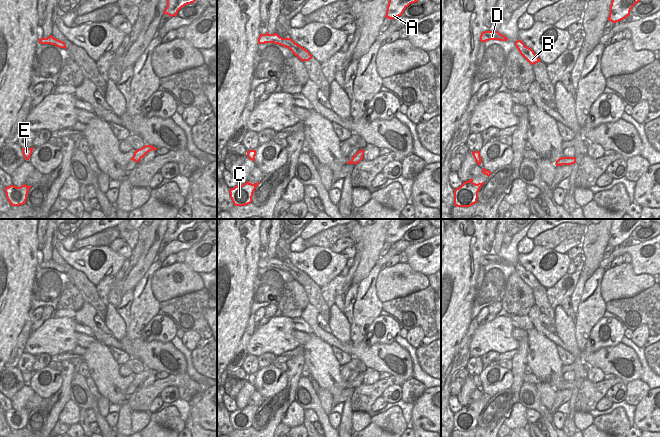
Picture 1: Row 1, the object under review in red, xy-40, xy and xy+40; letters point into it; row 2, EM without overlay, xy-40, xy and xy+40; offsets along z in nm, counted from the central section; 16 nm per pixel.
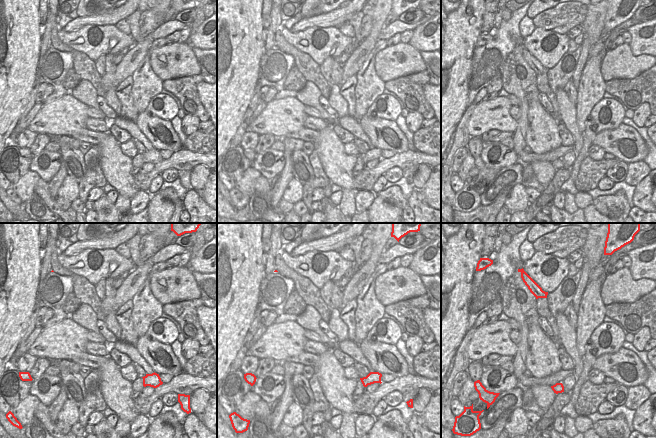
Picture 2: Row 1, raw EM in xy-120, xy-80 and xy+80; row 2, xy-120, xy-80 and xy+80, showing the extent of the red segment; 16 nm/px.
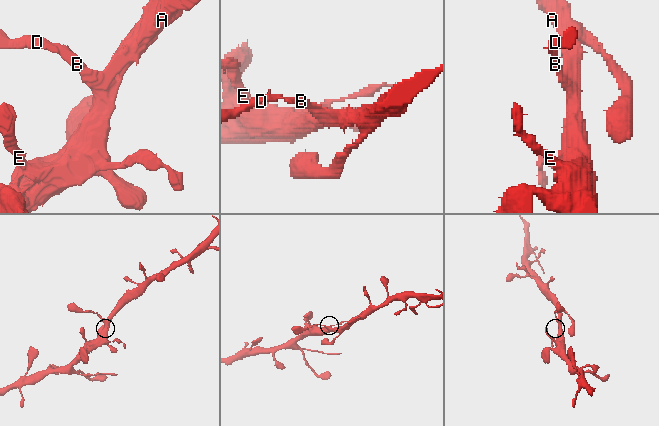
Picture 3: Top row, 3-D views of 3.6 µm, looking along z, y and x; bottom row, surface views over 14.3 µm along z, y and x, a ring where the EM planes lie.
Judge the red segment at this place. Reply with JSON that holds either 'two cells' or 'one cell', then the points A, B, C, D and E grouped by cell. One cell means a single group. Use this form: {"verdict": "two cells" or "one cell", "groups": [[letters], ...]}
{"verdict": "one cell", "groups": [["A", "B", "C", "D", "E"]]}

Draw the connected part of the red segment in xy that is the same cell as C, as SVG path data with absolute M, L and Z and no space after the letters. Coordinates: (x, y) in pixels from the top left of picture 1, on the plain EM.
M247 405L243 409L237 409L229 414L230 422L234 430L245 430L252 426L253 417L258 407L250 407Z

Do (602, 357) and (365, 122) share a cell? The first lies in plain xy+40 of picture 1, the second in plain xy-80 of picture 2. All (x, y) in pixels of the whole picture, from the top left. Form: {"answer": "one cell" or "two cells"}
{"answer": "one cell"}

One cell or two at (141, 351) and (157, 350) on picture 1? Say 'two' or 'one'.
one

